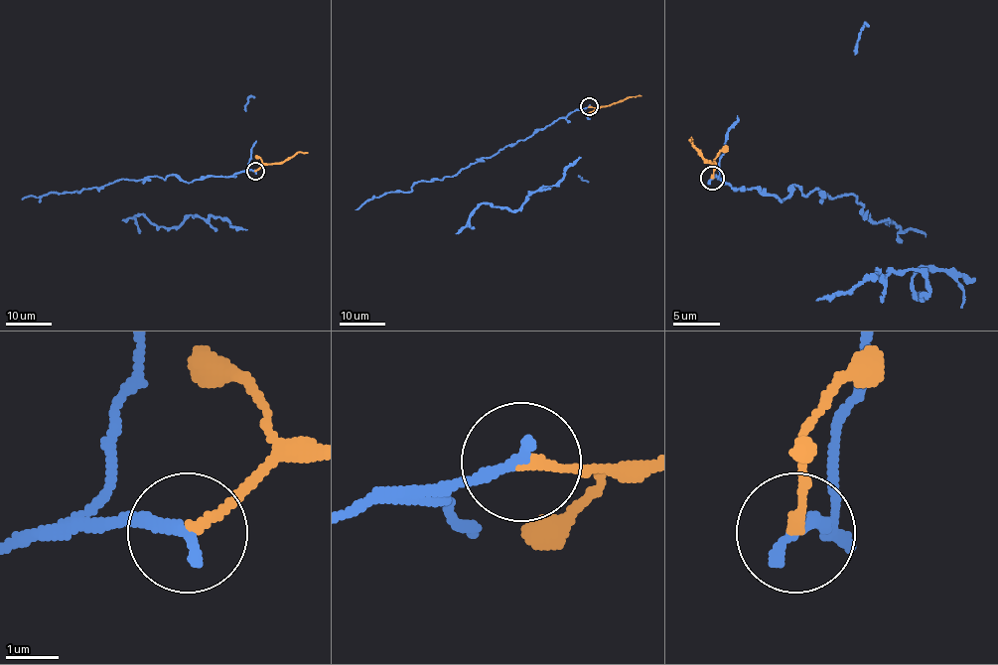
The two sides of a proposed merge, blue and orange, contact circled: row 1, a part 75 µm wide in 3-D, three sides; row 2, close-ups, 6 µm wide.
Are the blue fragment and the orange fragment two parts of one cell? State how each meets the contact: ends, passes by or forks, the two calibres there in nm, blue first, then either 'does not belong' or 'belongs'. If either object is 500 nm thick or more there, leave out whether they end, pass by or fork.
blue ends; orange ends; calibres 280 and 200 nm; does not belong

